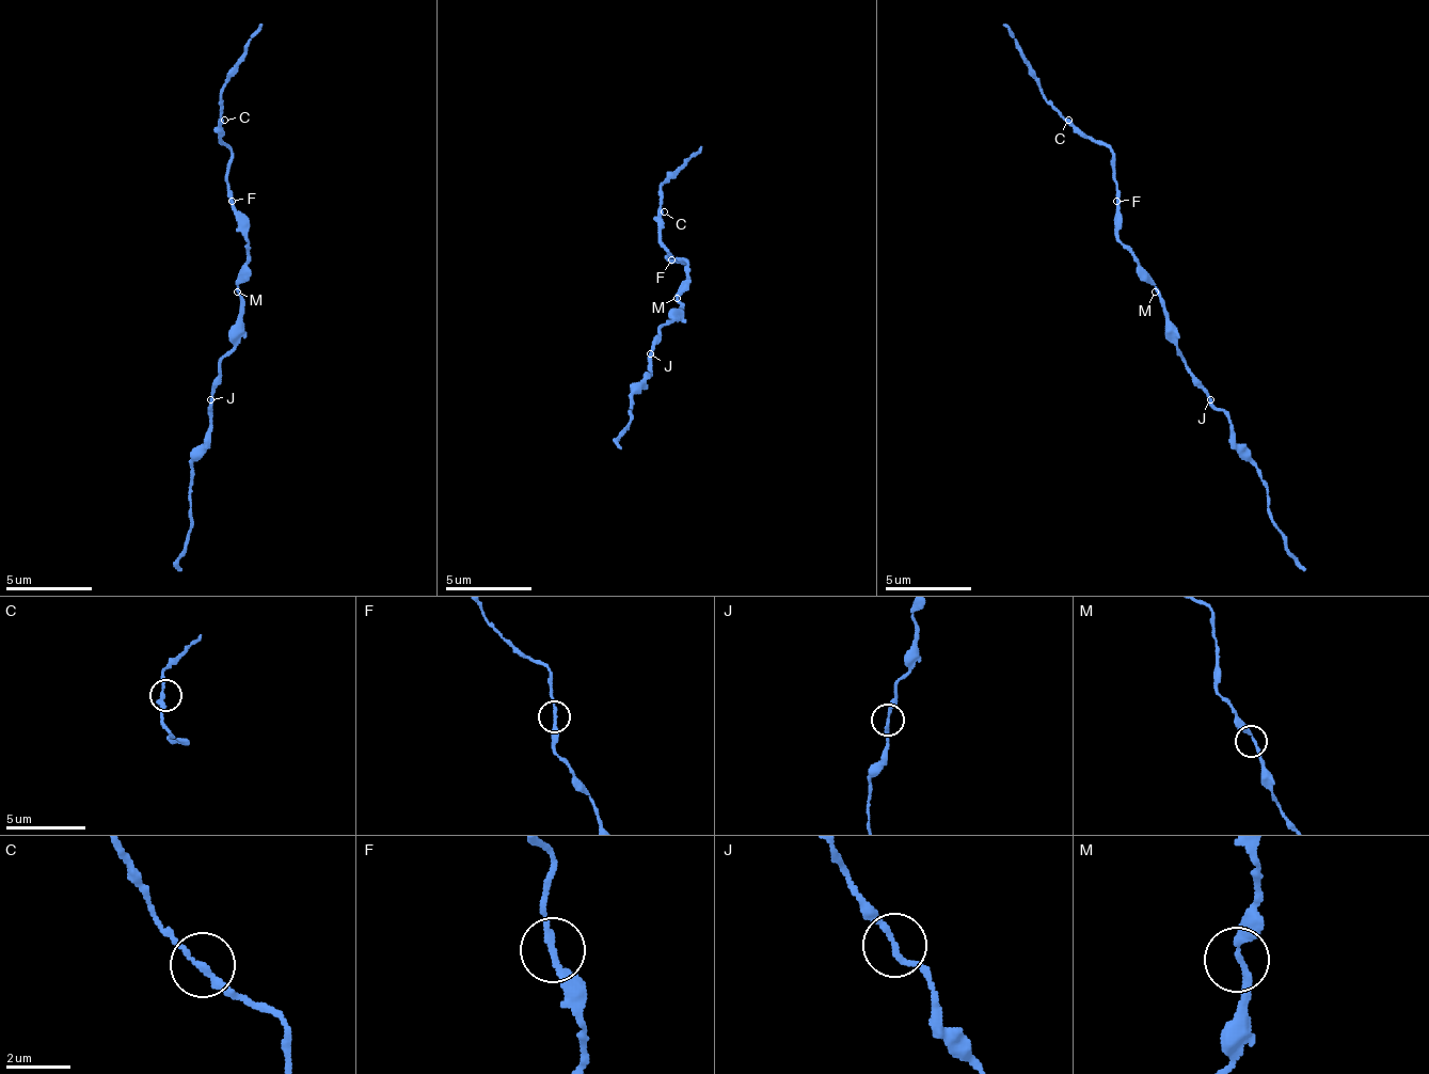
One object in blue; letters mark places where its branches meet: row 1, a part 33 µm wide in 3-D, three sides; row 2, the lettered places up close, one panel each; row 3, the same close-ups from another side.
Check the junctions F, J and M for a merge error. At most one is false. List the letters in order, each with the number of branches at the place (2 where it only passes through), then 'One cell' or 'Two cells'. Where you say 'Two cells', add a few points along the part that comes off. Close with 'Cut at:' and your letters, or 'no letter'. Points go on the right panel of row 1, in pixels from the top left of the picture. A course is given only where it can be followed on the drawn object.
F: Branches: 2. One cell
J: Branches: 2. One cell
M: Branches: 2. One cell
Cut at: no letter

